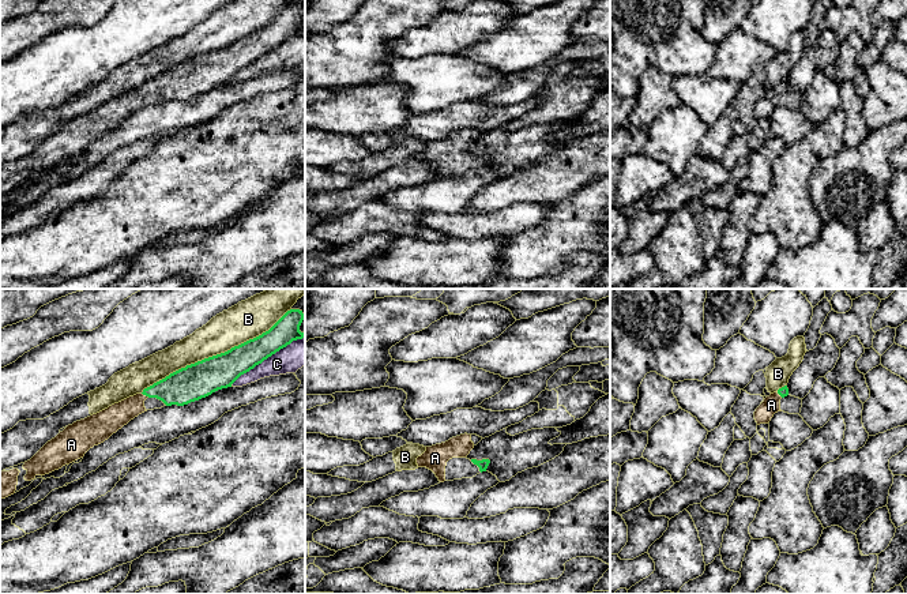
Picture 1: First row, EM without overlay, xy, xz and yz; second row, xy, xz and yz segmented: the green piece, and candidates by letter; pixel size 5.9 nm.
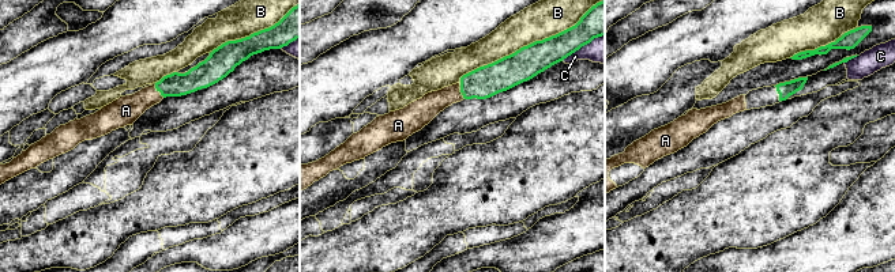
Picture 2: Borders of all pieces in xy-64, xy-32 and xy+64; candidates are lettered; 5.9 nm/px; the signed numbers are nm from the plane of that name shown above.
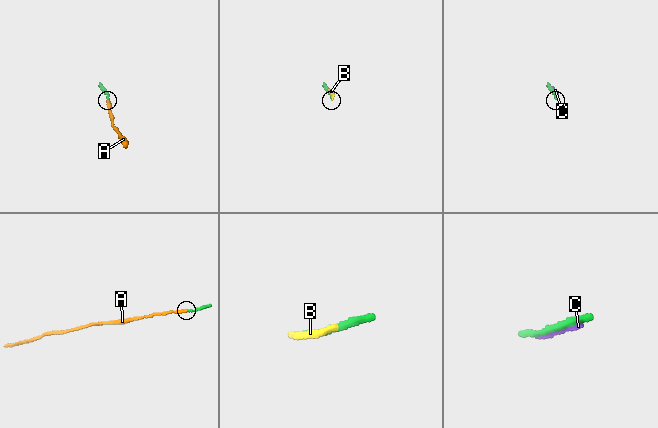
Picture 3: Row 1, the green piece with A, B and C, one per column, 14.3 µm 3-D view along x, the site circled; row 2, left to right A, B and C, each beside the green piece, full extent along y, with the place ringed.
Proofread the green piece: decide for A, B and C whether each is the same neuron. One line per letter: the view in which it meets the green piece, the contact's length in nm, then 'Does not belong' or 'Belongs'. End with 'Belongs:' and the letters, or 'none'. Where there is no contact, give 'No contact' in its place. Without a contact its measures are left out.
A: Touches green in xy. Shared border 50 nm. Belongs
B: Touches green in xy. Shared border 1000 nm. Does not belong
C: Touches green in xy. Shared border 500 nm. Does not belong
Belongs: A

